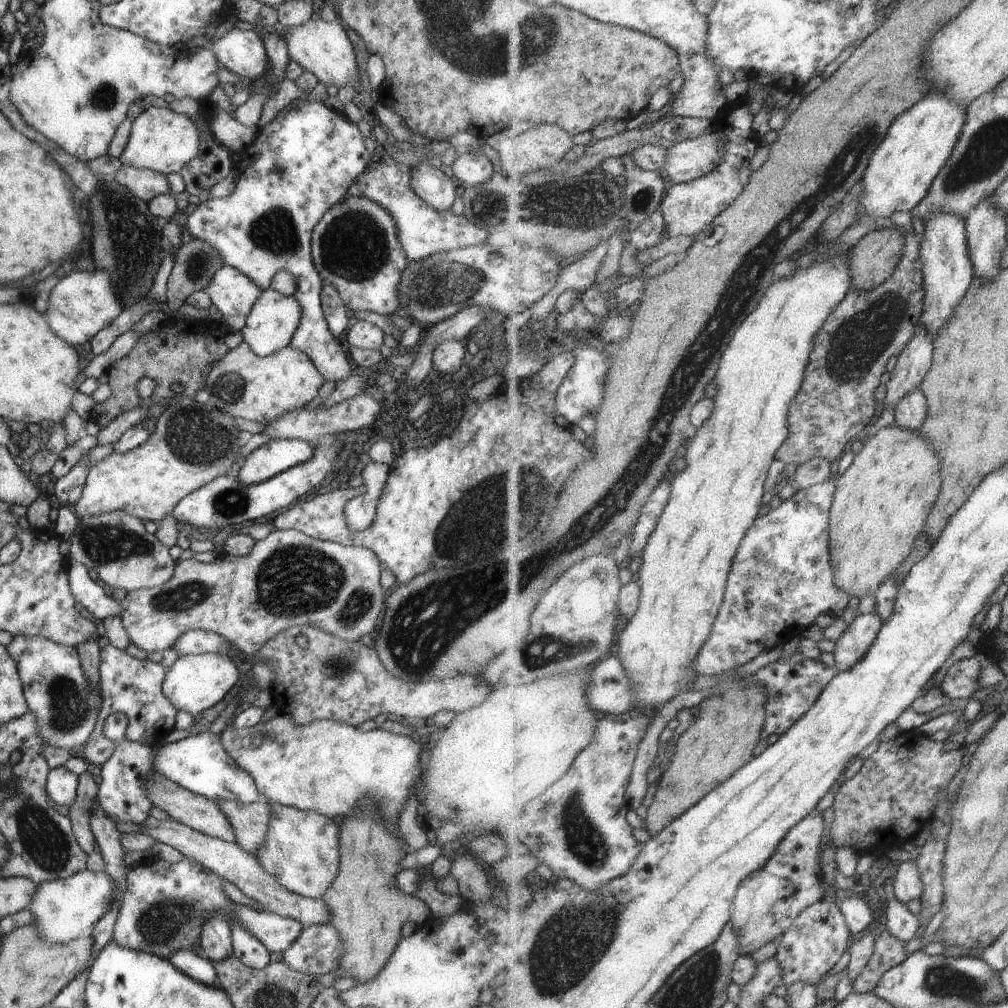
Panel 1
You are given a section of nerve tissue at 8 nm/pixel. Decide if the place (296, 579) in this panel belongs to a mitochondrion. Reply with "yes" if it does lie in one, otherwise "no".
yes

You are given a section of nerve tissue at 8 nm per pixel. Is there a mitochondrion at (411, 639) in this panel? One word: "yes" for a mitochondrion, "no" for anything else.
yes

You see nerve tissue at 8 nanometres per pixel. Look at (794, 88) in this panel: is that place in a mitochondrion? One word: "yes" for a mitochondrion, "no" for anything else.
no

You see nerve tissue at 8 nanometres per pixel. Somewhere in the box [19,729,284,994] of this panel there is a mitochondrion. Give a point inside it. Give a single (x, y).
(166, 919)

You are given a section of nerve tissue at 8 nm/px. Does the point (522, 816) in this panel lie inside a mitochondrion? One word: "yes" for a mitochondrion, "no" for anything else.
no

